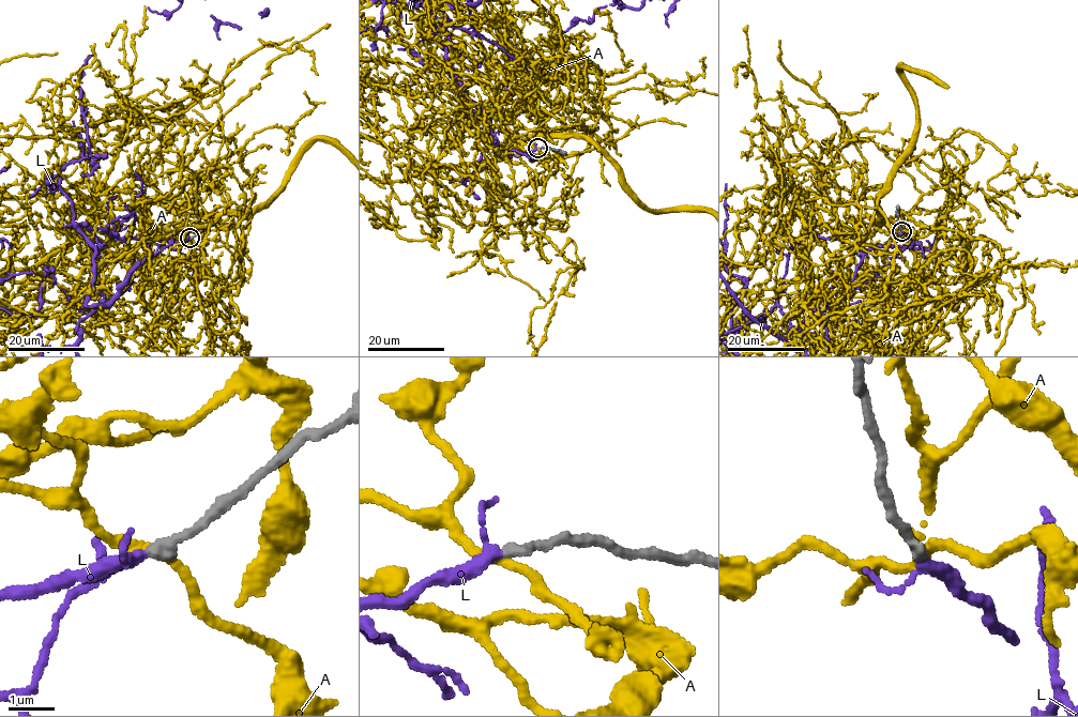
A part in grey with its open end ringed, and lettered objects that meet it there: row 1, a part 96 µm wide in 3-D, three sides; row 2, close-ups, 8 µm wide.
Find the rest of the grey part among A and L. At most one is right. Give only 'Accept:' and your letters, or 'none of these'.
Accept: none of these

